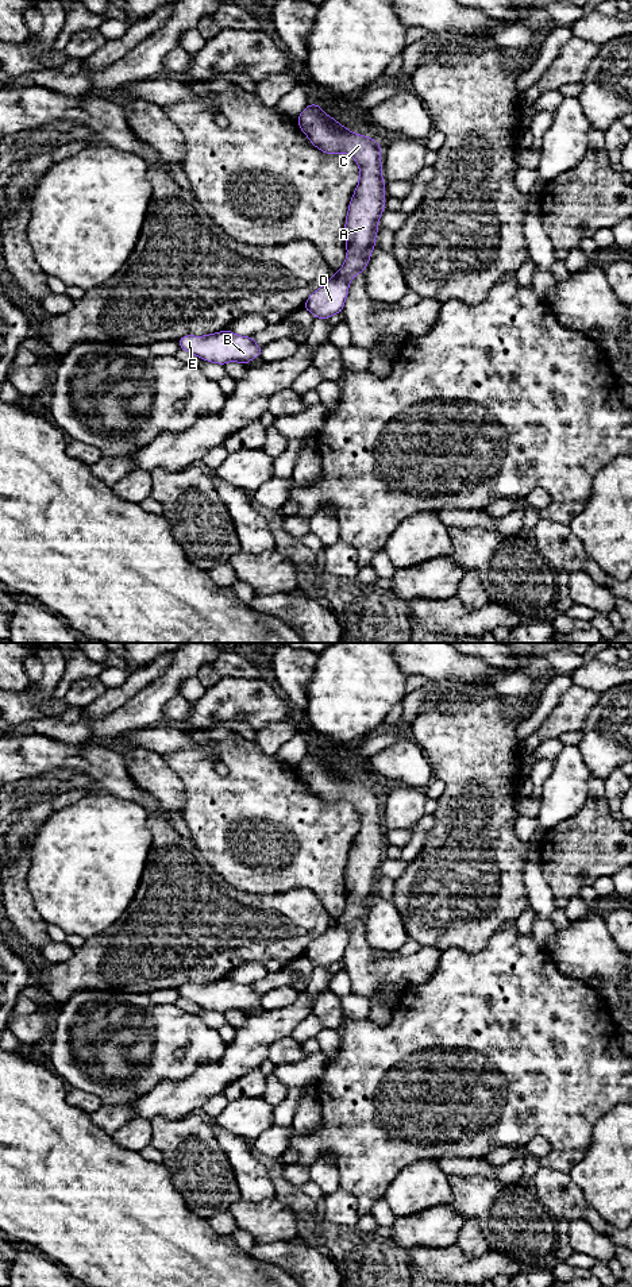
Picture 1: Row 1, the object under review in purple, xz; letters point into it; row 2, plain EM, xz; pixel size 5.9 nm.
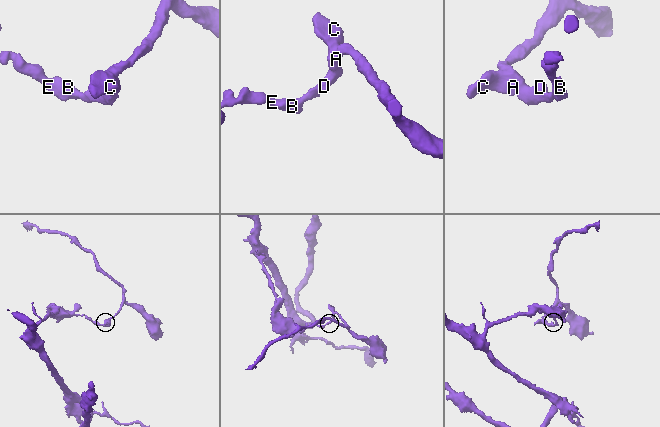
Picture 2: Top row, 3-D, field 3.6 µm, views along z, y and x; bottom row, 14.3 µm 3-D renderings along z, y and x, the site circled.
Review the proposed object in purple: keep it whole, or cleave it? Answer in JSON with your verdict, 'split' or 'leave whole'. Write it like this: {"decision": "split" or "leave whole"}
{"decision": "split"}

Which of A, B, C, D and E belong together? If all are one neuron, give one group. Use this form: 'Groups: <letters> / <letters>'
Groups: A C / B D E

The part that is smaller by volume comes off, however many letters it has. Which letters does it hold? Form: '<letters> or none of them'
A, C

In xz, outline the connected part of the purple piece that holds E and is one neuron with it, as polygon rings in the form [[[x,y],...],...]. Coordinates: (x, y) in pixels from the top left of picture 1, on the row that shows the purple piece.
[[[228,330],[204,336],[186,335],[177,342],[181,350],[197,355],[203,361],[223,366],[228,362],[247,366],[262,352],[262,346],[258,346],[253,336],[240,336]]]

